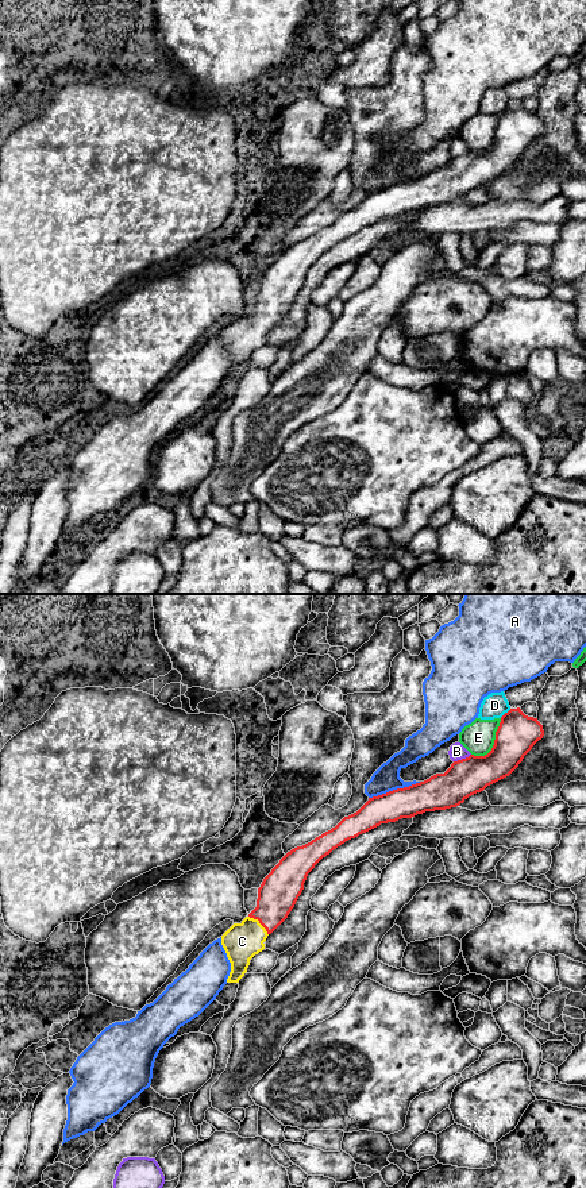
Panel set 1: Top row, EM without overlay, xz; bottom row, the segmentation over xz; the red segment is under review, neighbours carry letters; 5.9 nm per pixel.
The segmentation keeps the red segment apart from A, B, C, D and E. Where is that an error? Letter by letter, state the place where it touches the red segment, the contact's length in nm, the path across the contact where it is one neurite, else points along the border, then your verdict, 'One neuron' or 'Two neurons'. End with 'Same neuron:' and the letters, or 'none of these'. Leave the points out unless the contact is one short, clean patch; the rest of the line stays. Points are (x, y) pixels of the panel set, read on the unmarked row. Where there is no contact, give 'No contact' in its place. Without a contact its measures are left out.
A: Touches red at xz (394, 185). Shared border 320 nm. Two neurons
B: Touches red at xz (462, 154). Shared border 120 nm. Two neurons
C: Touches red at xz (259, 317). Shared border 170 nm. Path across: xz (280, 285), (272, 305), (259, 317), (242, 336). One neuron
D: Touches red at xz (505, 108). Shared border 90 nm. Two neurons
E: Touches red at xz (494, 139). Shared border 280 nm. Two neurons
Same neuron: C

